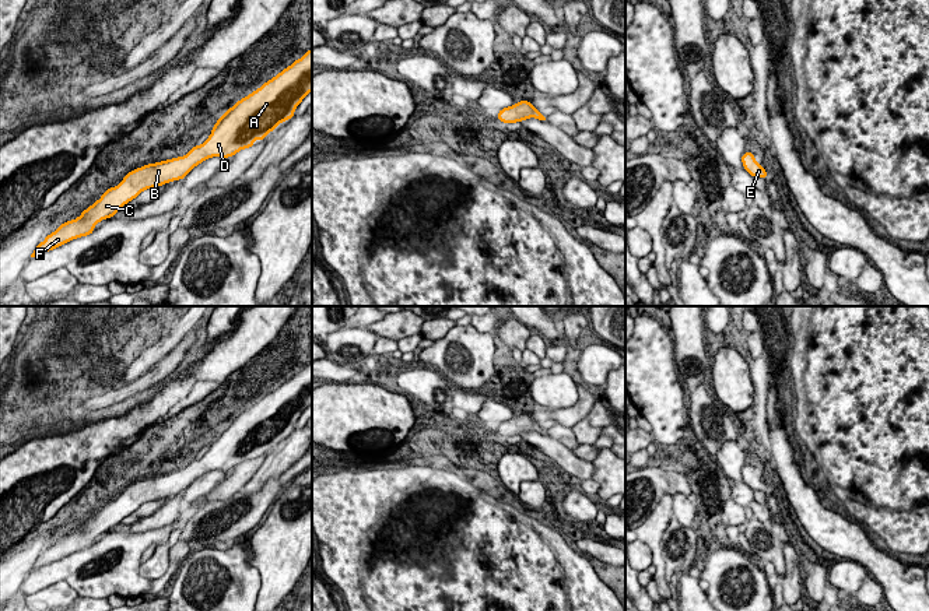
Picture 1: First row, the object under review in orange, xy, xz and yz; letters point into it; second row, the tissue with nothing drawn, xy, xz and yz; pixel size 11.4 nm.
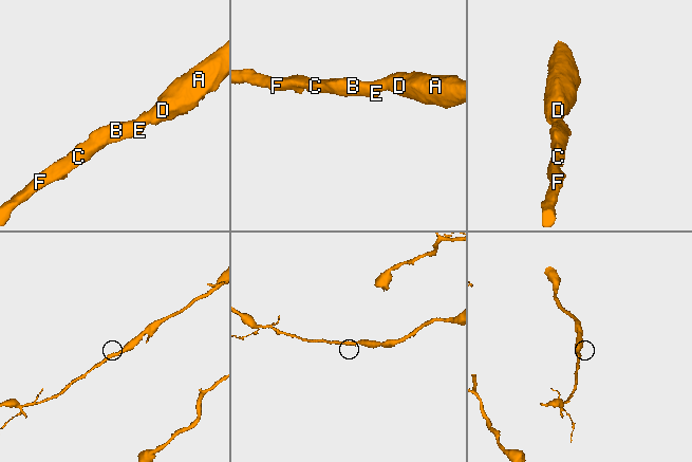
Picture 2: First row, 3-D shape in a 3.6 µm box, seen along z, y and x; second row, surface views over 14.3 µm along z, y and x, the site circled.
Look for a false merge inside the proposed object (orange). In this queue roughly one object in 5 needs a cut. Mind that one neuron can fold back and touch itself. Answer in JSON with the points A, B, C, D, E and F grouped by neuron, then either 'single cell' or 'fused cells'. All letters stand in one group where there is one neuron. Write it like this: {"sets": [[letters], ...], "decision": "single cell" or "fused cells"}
{"sets": [["A", "B", "C", "D", "E", "F"]], "decision": "single cell"}

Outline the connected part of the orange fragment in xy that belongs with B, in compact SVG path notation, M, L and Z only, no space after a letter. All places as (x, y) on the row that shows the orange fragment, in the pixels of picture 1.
M312 49L228 109L201 145L193 147L185 157L148 164L129 172L116 187L108 189L78 218L62 224L42 243L38 243L31 257L92 233L99 221L115 217L143 190L185 179L196 165L207 158L228 158L243 148L253 147L255 140L264 141L266 134L294 116L295 108L311 91Z

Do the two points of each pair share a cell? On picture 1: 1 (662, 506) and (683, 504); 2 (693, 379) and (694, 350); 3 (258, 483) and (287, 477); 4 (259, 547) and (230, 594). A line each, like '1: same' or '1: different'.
1: different
2: same
3: different
4: different

